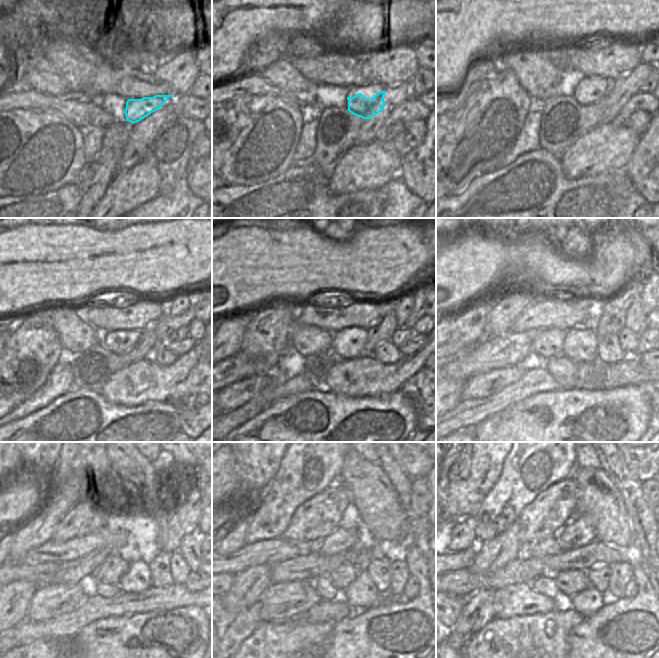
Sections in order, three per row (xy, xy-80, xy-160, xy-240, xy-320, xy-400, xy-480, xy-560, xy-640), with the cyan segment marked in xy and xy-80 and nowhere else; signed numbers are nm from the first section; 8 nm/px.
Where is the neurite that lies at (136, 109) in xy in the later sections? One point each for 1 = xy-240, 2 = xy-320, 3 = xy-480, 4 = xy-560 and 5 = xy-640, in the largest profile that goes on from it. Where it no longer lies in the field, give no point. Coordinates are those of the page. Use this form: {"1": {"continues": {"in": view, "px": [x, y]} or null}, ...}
{"1": {"continues": {"in": "xy-240", "px": [118, 342]}}, "2": {"continues": {"in": "xy-320", "px": [349, 343]}}, "3": {"continues": {"in": "xy-480", "px": [137, 578]}}, "4": {"continues": {"in": "xy-560", "px": [361, 594]}}, "5": {"continues": {"in": "xy-640", "px": [589, 601]}}}

